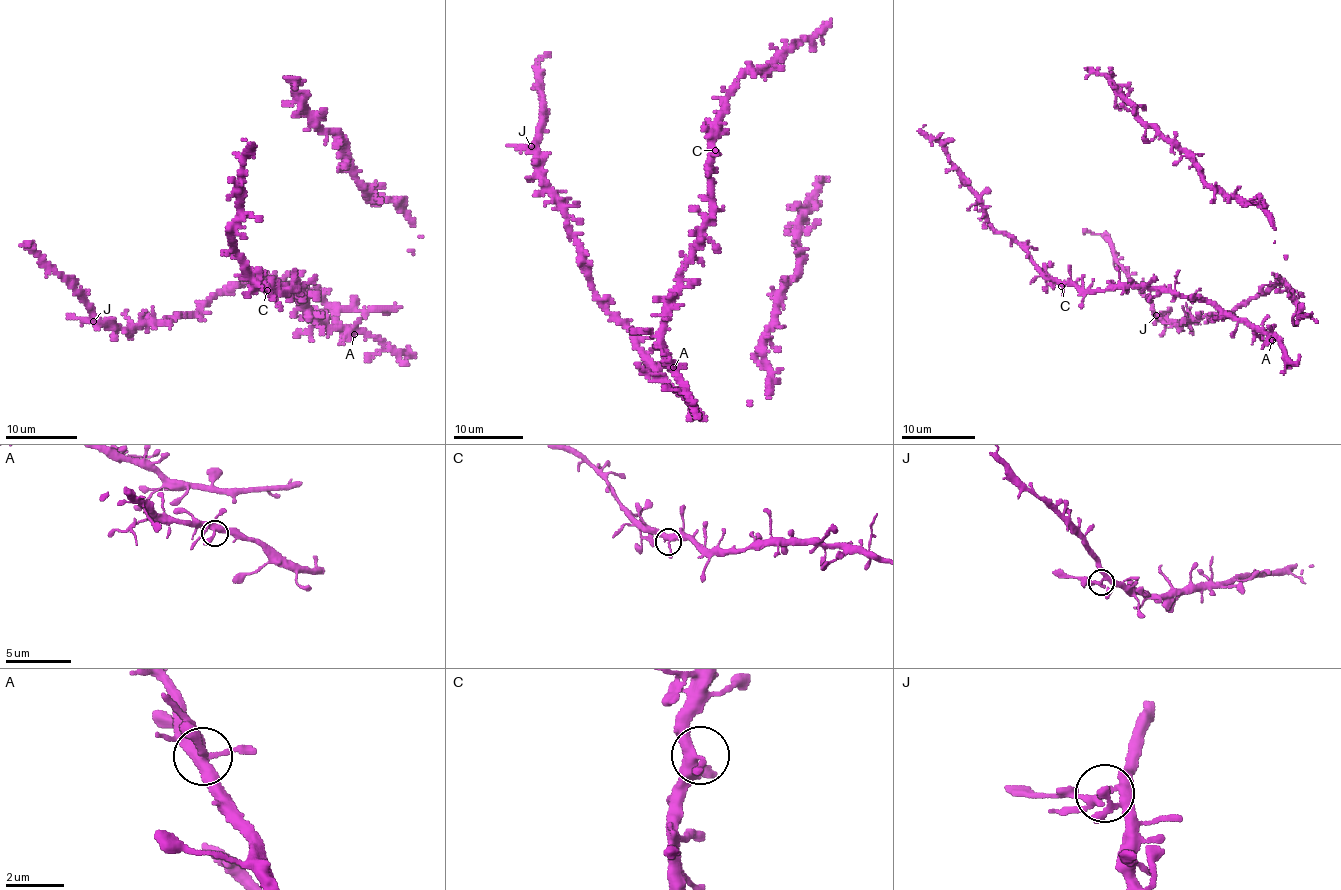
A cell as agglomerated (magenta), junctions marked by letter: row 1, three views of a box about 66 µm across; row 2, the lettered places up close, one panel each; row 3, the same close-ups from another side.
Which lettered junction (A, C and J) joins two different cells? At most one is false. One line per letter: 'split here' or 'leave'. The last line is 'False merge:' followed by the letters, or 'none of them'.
A: leave
C: leave
J: split here
False merge: J

